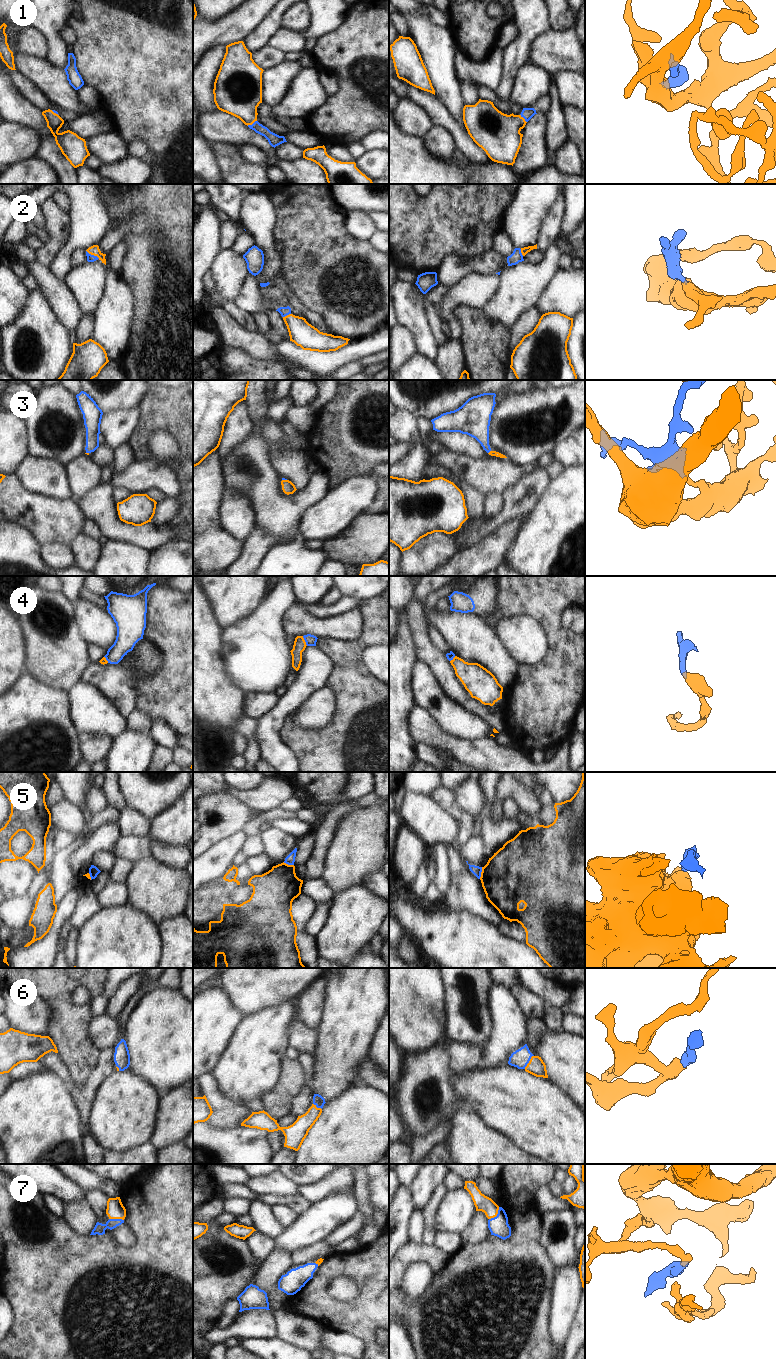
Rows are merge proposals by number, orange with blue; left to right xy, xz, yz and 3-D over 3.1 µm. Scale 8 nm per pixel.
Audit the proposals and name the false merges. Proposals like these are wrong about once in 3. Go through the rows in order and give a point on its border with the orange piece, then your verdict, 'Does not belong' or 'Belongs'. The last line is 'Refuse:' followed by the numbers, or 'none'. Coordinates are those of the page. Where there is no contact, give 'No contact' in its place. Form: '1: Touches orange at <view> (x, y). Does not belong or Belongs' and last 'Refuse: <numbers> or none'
1: Touches orange at xz (251, 124). Belongs
2: Touches orange at xy (93, 254). Belongs
3: Touches orange at yz (489, 452). Belongs
4: Touches orange at xz (304, 641). Does not belong
5: Touches orange at yz (481, 873). Does not belong
6: Touches orange at yz (529, 1062). Belongs
7: Touches orange at yz (496, 1215). Belongs
Refuse: 4, 5

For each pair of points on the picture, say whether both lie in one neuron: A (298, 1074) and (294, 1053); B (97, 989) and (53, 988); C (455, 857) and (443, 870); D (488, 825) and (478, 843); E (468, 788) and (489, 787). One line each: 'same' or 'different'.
A: different
B: same
C: different
D: different
E: different

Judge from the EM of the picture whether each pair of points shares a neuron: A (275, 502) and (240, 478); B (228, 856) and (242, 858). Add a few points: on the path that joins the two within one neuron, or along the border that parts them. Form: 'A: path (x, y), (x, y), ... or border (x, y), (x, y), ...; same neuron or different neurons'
A: path (266, 493), (249, 478); same neuron
B: border (243, 849), (233, 864); different neurons

